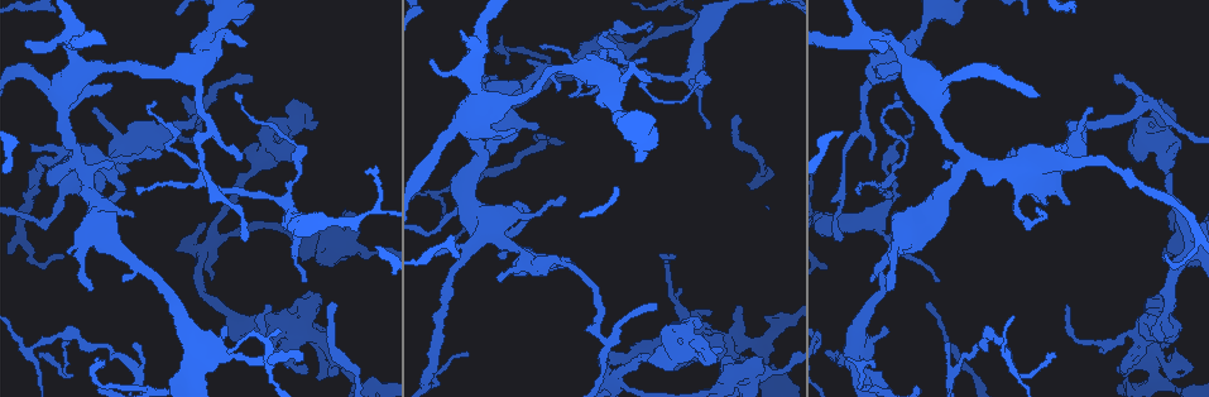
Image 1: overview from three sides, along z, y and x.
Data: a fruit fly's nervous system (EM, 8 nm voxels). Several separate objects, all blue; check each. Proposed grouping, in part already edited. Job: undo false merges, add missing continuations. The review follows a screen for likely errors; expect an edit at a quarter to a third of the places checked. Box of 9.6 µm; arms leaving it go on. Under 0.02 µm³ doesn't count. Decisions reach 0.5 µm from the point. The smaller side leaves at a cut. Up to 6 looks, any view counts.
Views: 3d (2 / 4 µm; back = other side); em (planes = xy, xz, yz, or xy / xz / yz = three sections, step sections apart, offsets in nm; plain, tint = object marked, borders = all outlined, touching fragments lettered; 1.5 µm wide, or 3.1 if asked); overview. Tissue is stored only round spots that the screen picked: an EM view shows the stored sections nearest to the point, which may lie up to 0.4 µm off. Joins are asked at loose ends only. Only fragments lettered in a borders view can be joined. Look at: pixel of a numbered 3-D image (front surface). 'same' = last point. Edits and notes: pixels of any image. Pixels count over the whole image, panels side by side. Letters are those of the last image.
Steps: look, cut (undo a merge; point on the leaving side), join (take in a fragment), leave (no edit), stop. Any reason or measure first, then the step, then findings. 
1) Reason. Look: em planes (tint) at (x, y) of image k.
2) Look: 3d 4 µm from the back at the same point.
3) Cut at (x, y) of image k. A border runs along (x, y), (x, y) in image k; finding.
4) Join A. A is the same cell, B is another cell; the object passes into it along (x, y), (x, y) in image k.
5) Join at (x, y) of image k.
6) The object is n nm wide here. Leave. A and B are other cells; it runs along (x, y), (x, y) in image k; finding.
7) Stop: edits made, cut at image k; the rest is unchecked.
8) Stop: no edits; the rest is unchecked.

An open end. Look: em planes (tint) at (246, 44) of image 1.

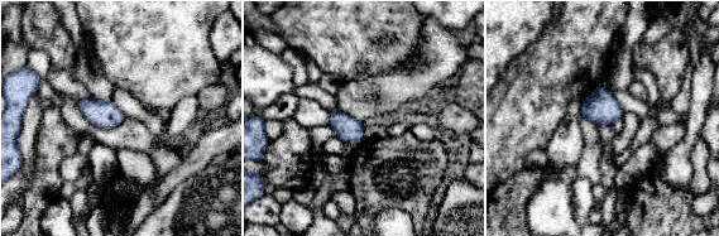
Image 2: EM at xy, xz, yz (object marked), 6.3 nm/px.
Look: em planes (borders) at the same point.

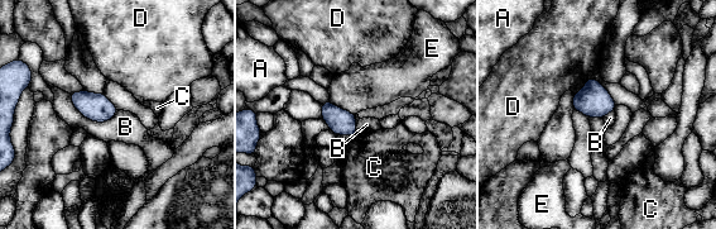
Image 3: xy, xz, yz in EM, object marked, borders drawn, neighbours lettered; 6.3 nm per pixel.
Leave. A, B, C, D and E are other cells; a border runs along (328, 100), (355, 115) in image 3; no lettered fragment goes on from it.

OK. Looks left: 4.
Branch stops here. Look: 3d 4 µm from the back at (529, 60) of image 1.

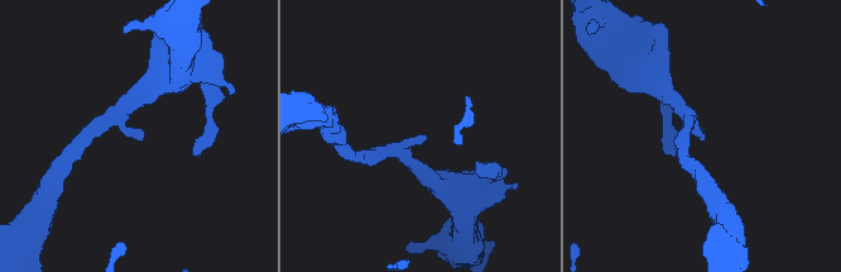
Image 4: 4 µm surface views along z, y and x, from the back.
Shape alone is not enough. Look: em planes (borders) at (702, 138) of image 4.

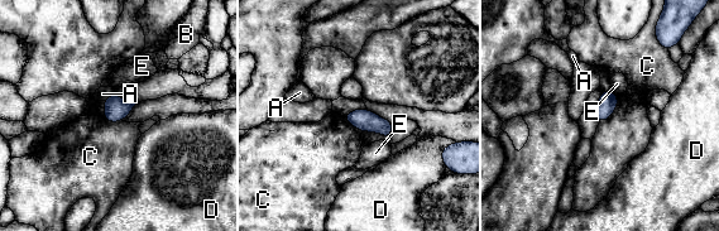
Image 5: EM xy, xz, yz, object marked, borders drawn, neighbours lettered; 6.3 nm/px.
Leave. A, B, C, D and E are other cells; a border runs along (344, 118), (362, 130), (387, 138) in image 5; none of them fits.

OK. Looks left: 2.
Look: em yz step 4 (borders) at (1174, 347) of image 1.

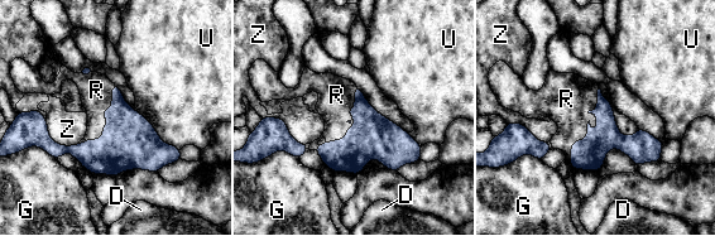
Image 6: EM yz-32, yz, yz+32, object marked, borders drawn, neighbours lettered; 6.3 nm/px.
Join R. R is the same cell, D, G, U and Z are other cells; it goes on there.

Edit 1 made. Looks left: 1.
Stop: edits made, join at image 6; the rest is unchecked.

